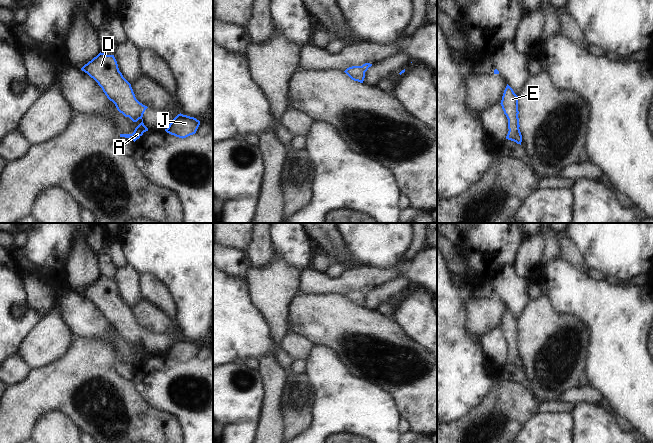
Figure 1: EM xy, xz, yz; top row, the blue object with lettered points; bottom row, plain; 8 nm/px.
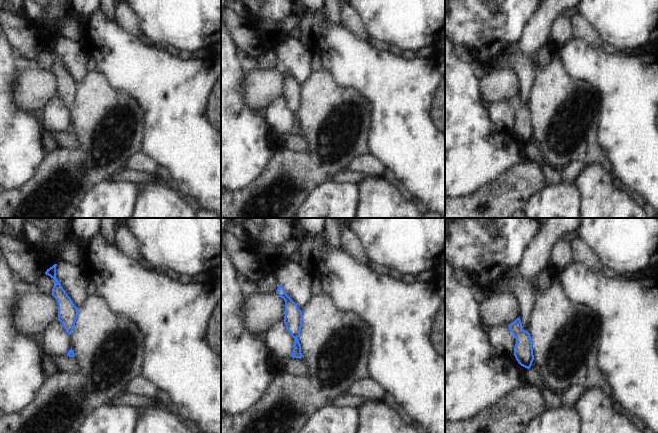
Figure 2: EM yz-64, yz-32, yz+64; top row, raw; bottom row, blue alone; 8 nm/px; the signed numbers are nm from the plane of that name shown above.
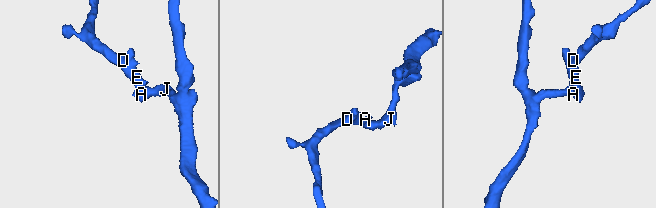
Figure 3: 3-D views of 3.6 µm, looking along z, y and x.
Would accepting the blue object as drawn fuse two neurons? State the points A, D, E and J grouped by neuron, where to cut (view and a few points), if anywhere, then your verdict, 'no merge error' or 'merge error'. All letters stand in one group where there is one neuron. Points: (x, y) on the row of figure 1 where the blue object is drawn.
A D E J | no cut | no merge error

